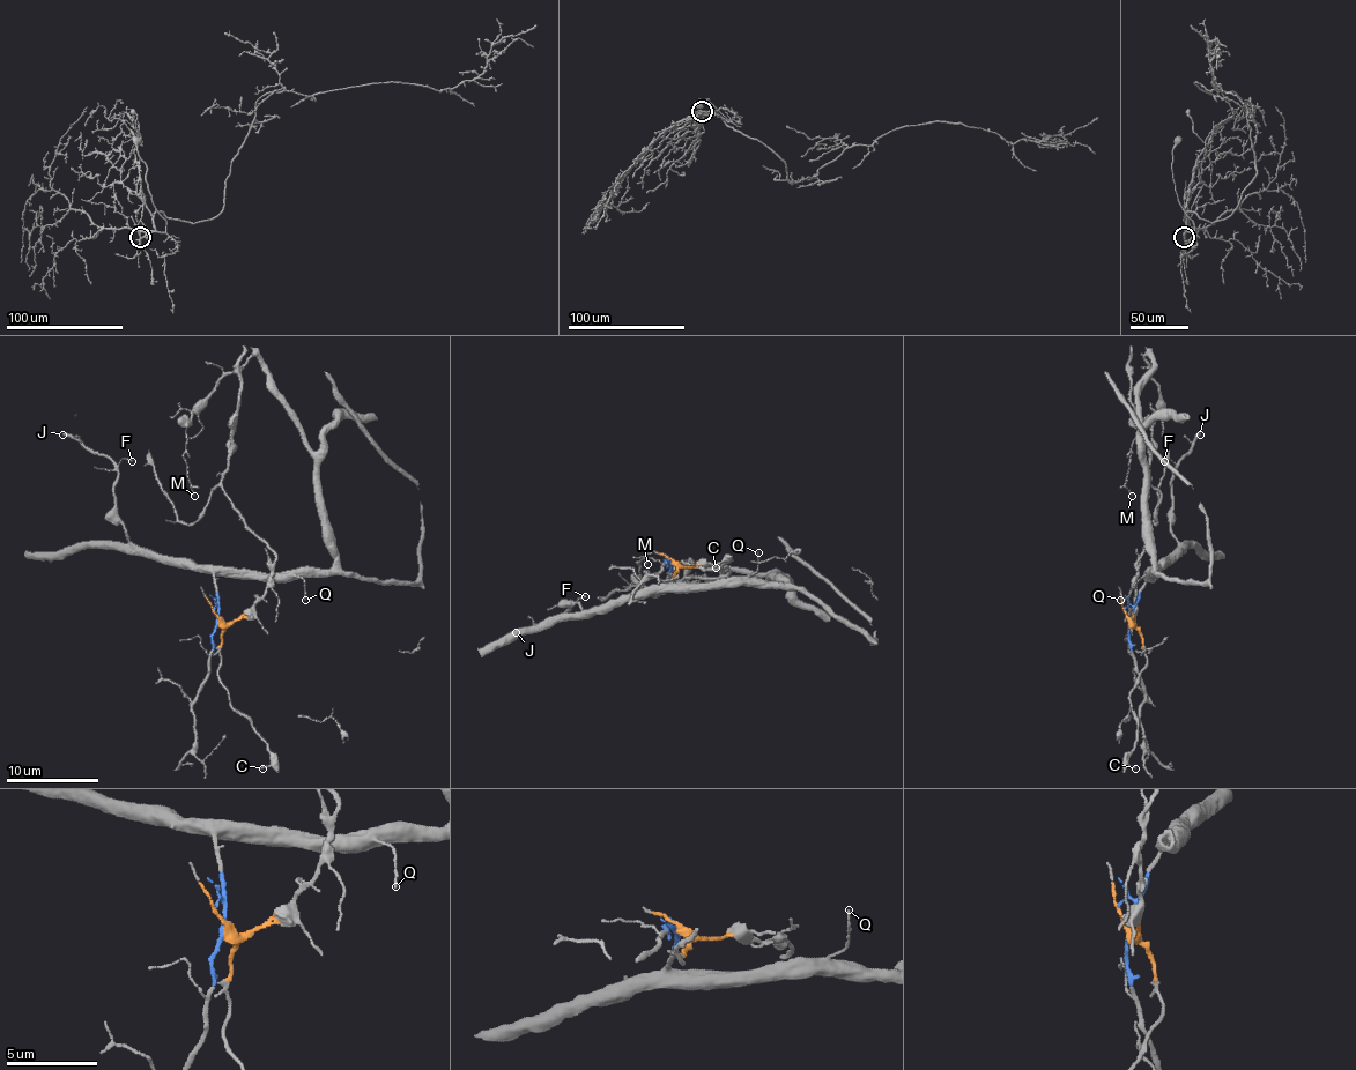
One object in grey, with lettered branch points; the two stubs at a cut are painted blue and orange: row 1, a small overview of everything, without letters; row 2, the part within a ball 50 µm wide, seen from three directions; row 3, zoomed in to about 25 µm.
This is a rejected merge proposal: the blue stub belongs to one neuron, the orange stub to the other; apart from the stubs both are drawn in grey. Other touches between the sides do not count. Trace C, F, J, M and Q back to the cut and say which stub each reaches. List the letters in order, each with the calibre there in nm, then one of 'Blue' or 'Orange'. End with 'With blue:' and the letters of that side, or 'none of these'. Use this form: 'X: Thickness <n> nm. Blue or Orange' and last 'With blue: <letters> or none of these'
C: Thickness 110 nm. Orange
F: Thickness 100 nm. Blue
J: Thickness 240 nm. Blue
M: Thickness 80 nm. Blue
Q: Thickness 90 nm. Blue
With blue: F, J, M, Q

